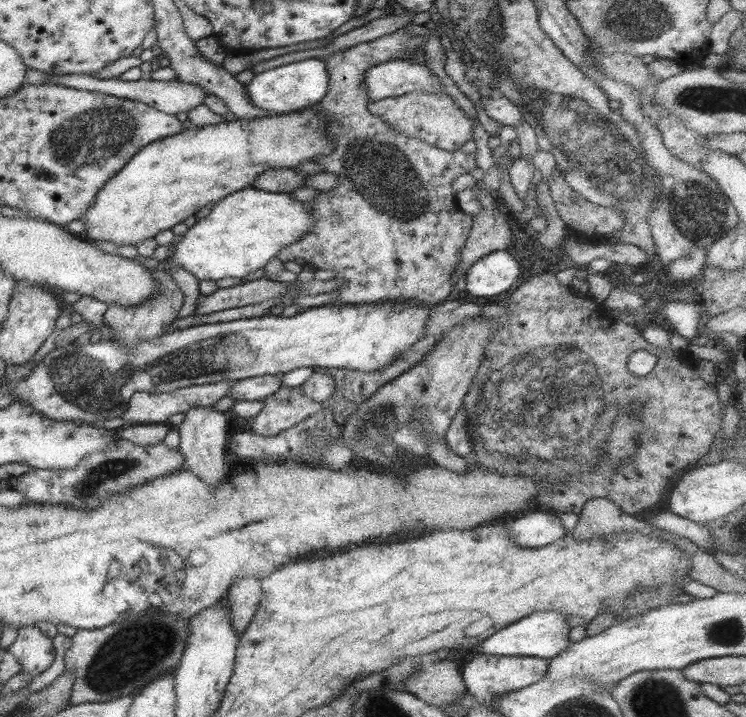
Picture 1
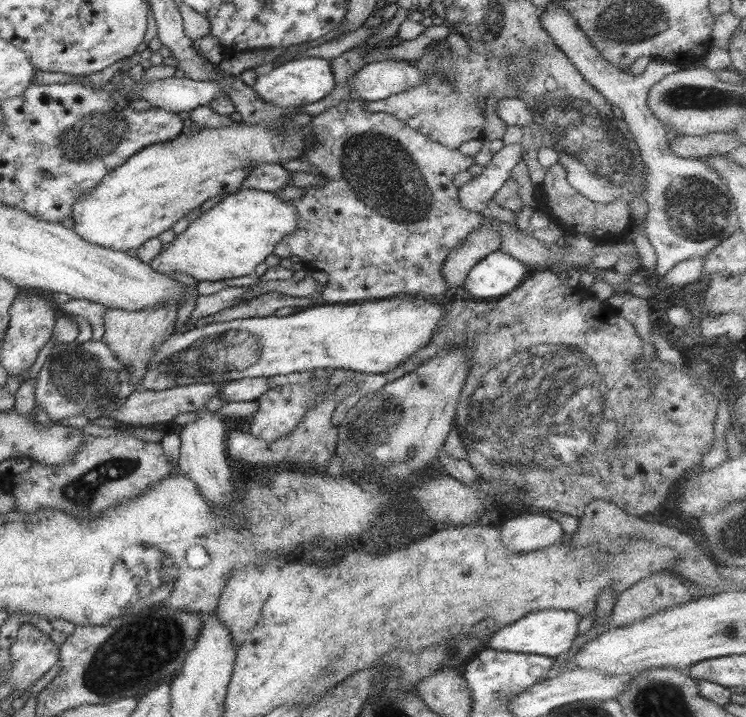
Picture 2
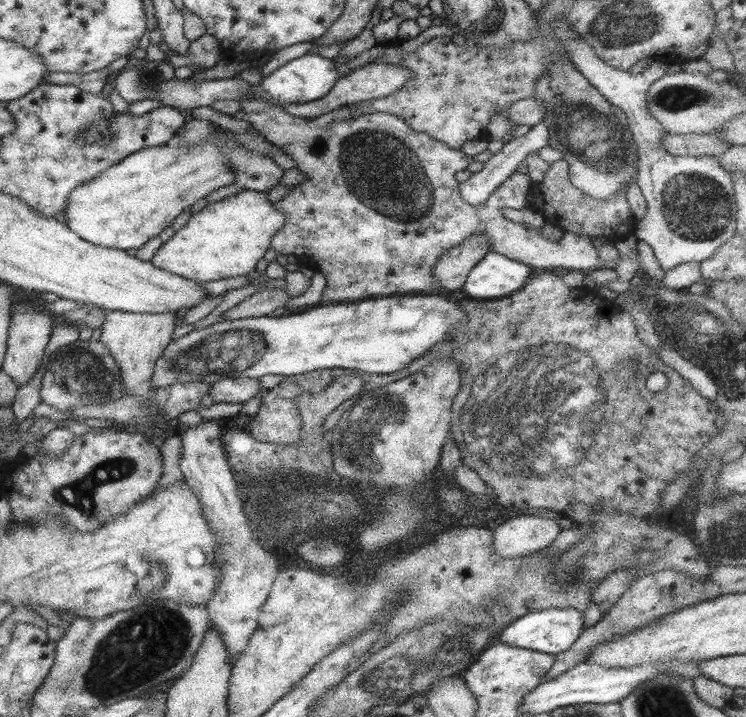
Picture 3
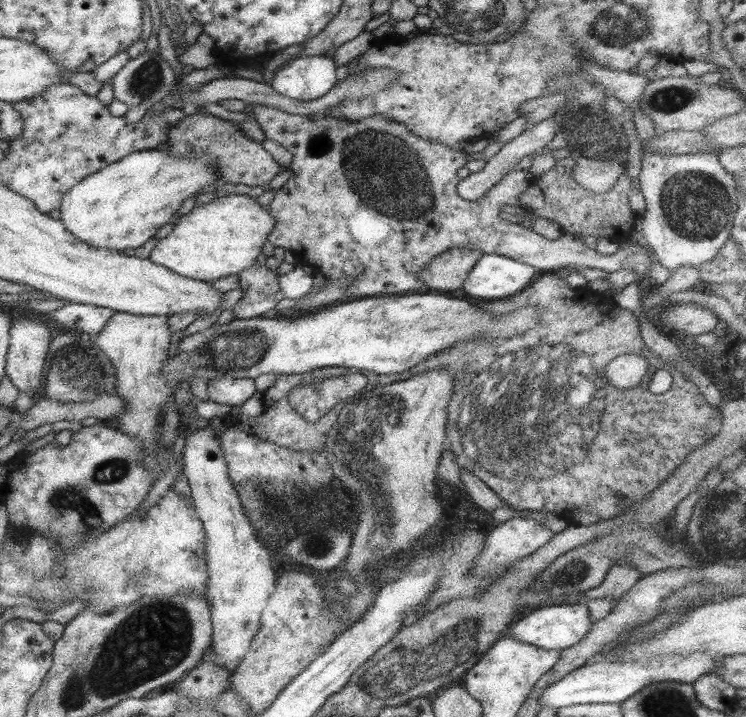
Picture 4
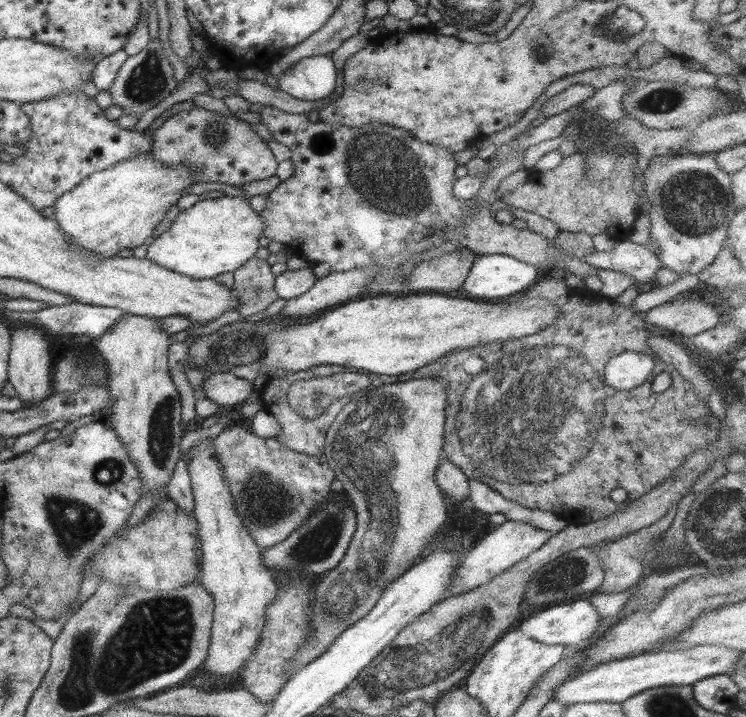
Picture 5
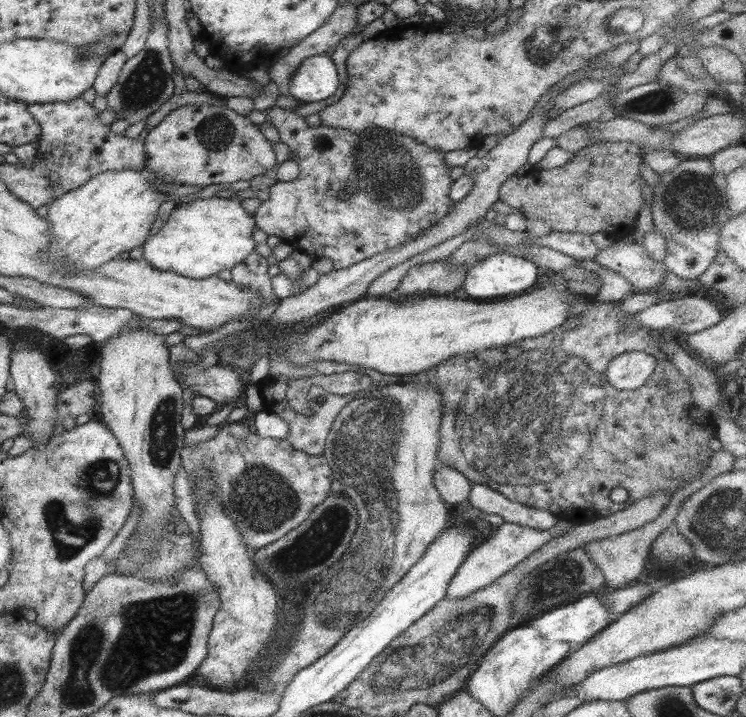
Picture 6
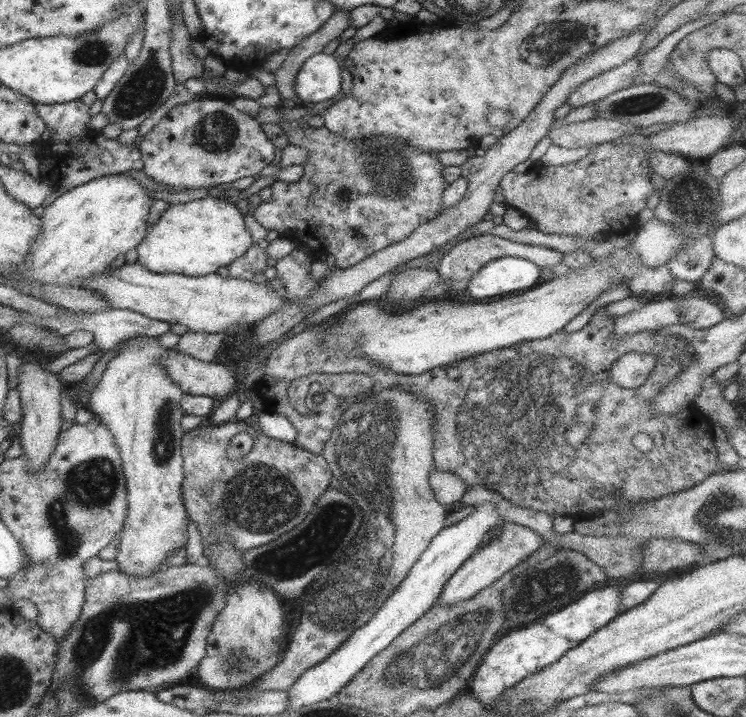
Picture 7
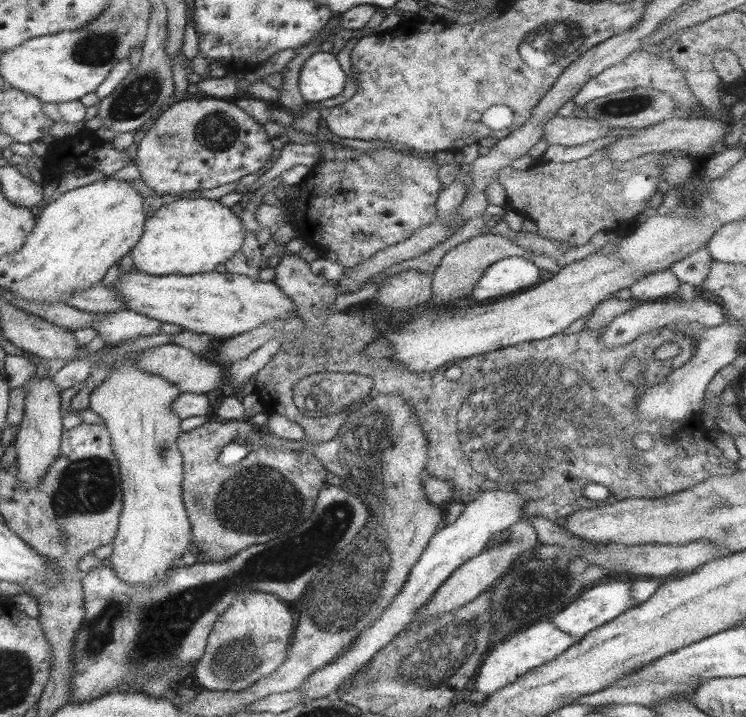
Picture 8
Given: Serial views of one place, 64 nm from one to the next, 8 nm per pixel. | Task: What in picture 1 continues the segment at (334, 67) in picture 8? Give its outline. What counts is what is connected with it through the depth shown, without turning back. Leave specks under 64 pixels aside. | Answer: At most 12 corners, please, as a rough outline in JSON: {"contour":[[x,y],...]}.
{"contour":[[322,59],[292,61],[244,85],[268,116],[320,104]]}

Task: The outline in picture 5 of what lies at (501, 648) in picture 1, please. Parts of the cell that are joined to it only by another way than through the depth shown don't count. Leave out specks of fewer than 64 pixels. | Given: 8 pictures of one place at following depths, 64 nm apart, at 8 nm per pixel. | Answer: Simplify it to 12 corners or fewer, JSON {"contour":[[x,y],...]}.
{"contour":[[588,595],[522,622],[544,644],[586,644],[600,626]]}

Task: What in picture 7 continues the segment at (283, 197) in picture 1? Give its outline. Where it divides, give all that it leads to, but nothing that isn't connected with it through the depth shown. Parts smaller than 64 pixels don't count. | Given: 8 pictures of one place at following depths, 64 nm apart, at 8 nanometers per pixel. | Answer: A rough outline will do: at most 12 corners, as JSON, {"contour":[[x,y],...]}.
{"contour":[[222,196],[170,204],[137,262],[156,274],[216,273],[252,243]]}

